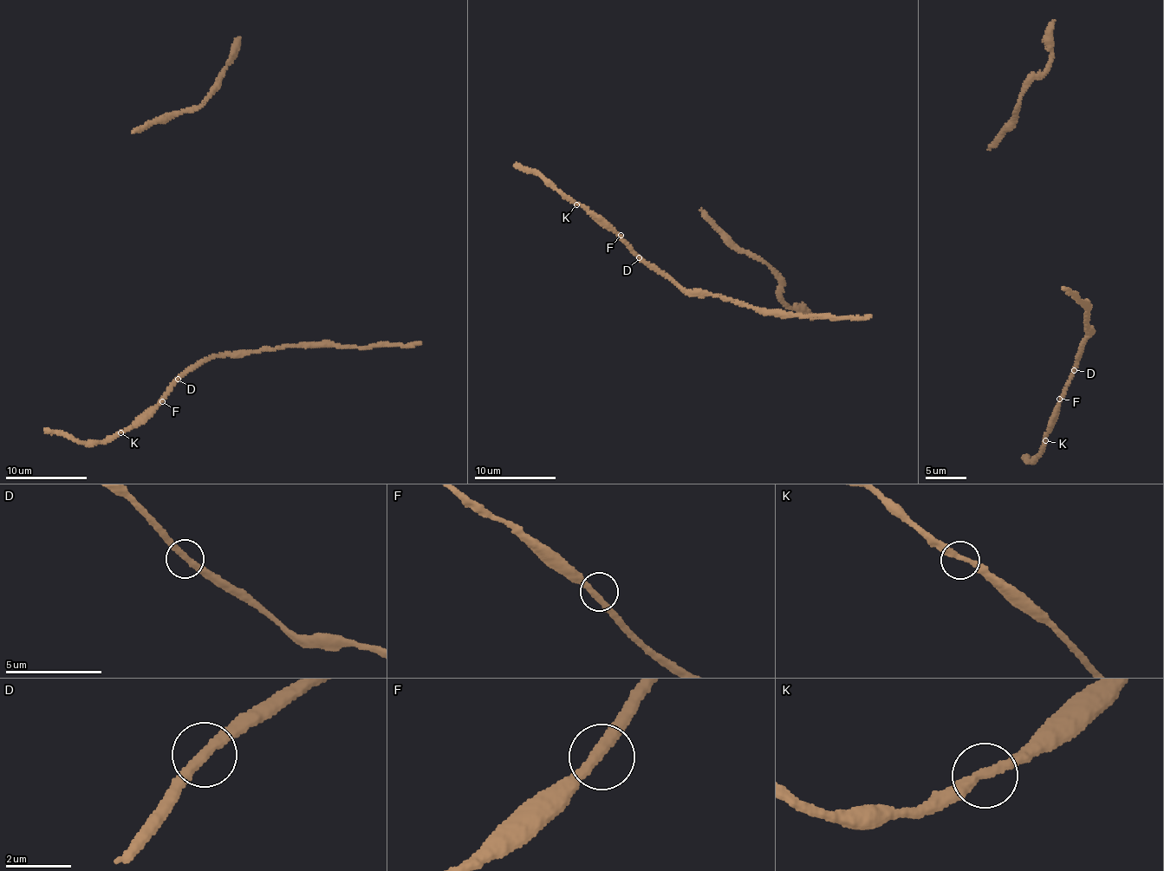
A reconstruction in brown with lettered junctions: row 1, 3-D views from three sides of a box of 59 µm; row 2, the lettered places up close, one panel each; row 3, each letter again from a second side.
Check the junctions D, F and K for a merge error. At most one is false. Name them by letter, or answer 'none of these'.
none of these

